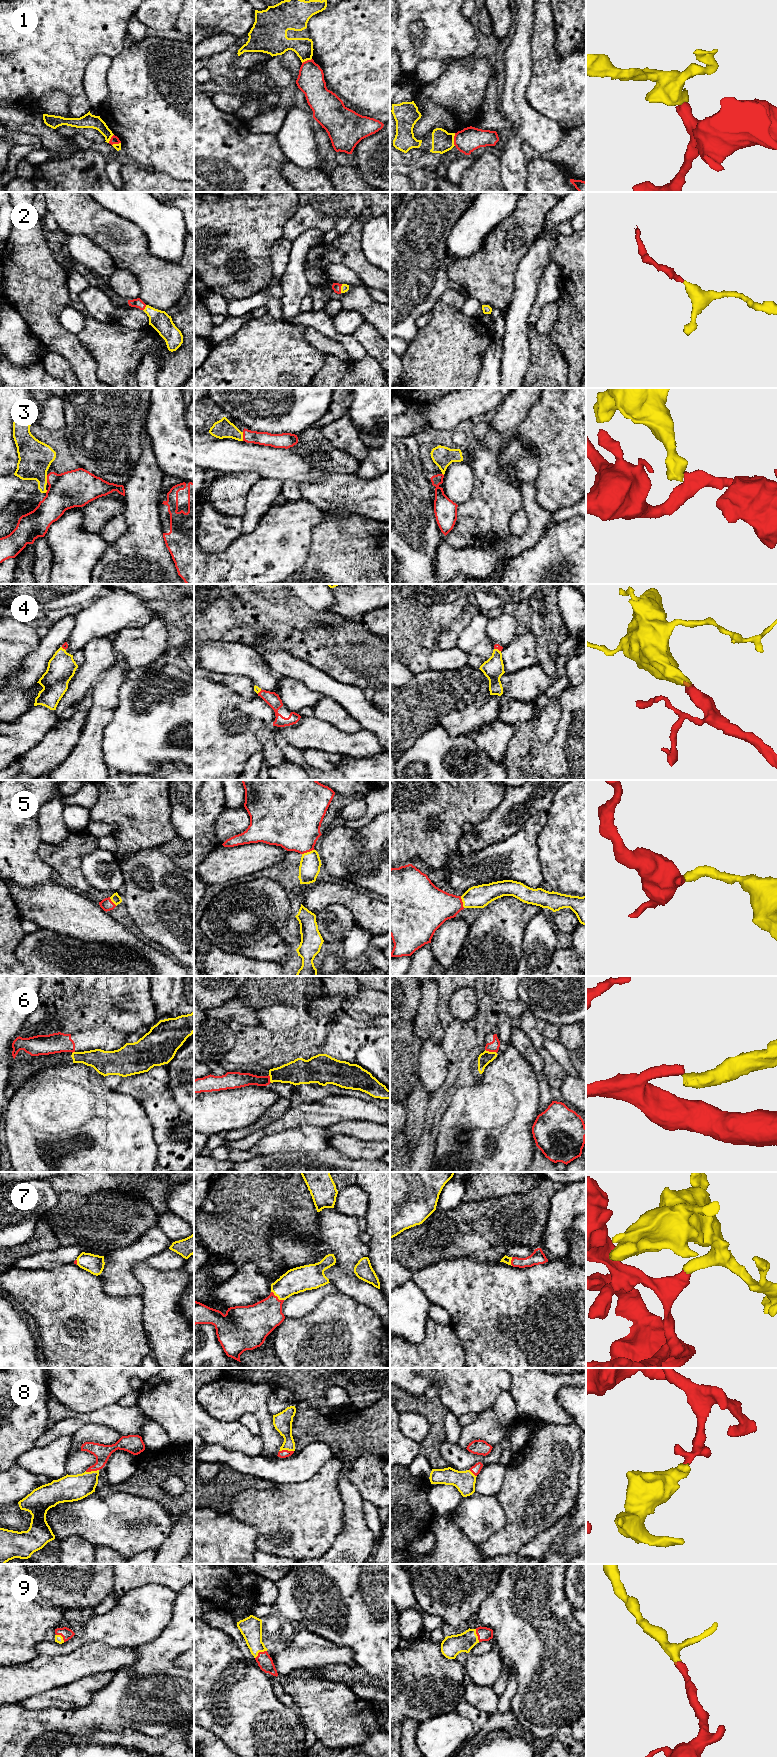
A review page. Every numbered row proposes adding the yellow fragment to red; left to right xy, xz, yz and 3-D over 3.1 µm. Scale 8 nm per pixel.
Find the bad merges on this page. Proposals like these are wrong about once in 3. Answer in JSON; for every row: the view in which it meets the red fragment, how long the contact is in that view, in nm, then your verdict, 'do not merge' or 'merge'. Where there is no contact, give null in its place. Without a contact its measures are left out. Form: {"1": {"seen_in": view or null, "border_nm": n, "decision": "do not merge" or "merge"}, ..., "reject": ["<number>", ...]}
{"1": {"seen_in": "yz", "border_nm": 100, "decision": "do not merge"}, "2": {"seen_in": "xz", "border_nm": 70, "decision": "merge"}, "3": {"seen_in": "xz", "border_nm": 70, "decision": "do not merge"}, "4": {"seen_in": "yz", "border_nm": 60, "decision": "merge"}, "5": {"seen_in": "xz", "border_nm": 110, "decision": "merge"}, "6": {"seen_in": "yz", "border_nm": 100, "decision": "do not merge"}, "7": {"seen_in": "xz", "border_nm": 130, "decision": "merge"}, "8": {"seen_in": "xz", "border_nm": 120, "decision": "merge"}, "9": {"seen_in": "xz", "border_nm": 120, "decision": "merge"}, "reject": ["1", "3", "6"]}

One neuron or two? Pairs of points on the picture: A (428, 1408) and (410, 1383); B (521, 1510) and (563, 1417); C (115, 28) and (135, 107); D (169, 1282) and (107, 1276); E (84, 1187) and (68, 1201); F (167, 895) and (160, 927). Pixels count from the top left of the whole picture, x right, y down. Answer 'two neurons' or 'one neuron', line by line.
A: two neurons
B: two neurons
C: two neurons
D: two neurons
E: two neurons
F: one neuron

